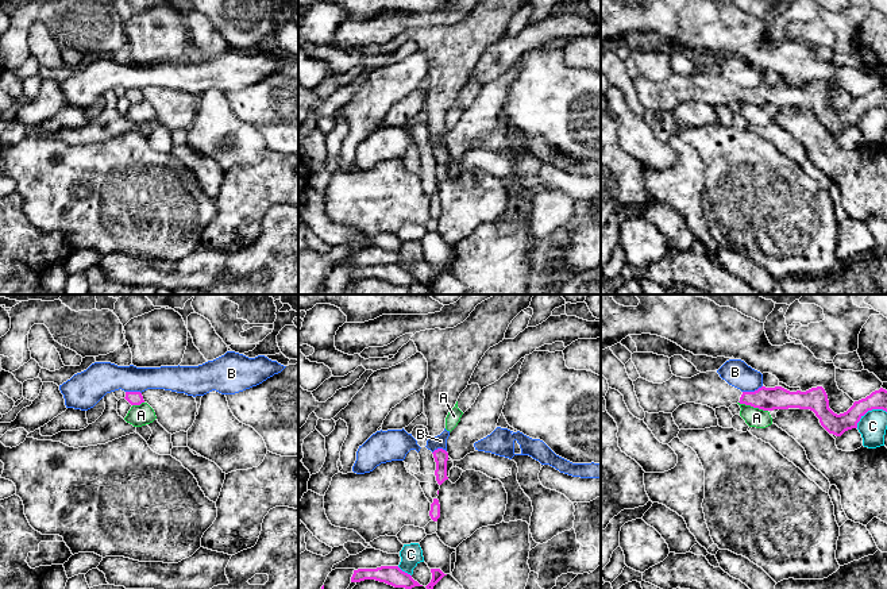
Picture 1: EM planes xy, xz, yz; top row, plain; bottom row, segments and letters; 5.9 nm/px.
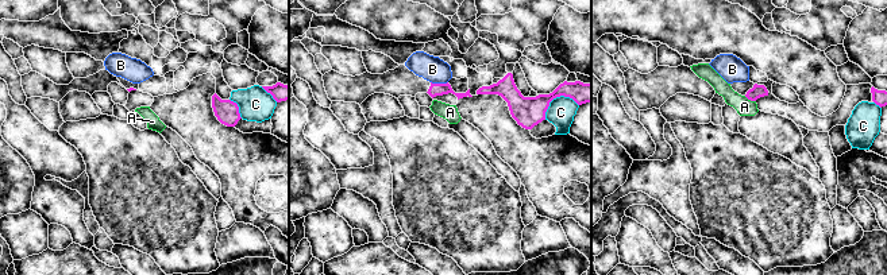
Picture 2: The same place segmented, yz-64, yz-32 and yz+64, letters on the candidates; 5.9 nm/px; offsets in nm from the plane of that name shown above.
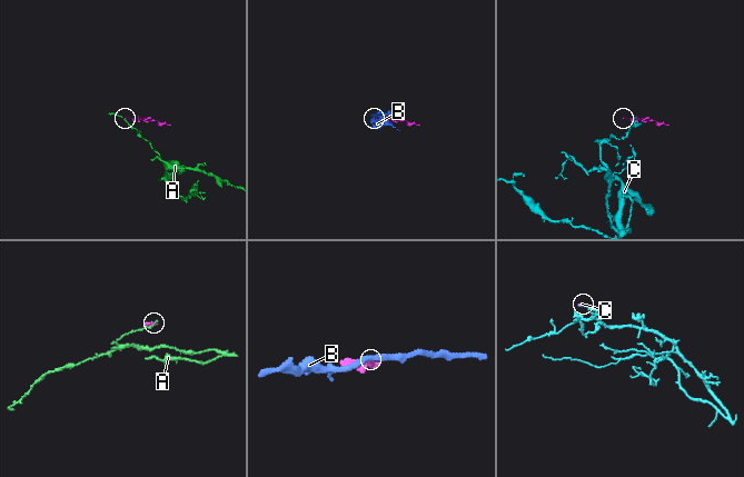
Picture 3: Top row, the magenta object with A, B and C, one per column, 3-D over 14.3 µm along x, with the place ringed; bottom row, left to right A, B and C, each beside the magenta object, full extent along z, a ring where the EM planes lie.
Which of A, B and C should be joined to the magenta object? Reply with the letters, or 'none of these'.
none of these

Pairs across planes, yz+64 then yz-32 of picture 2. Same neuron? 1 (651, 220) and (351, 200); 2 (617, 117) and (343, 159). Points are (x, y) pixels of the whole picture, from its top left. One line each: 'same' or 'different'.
1: same
2: same

